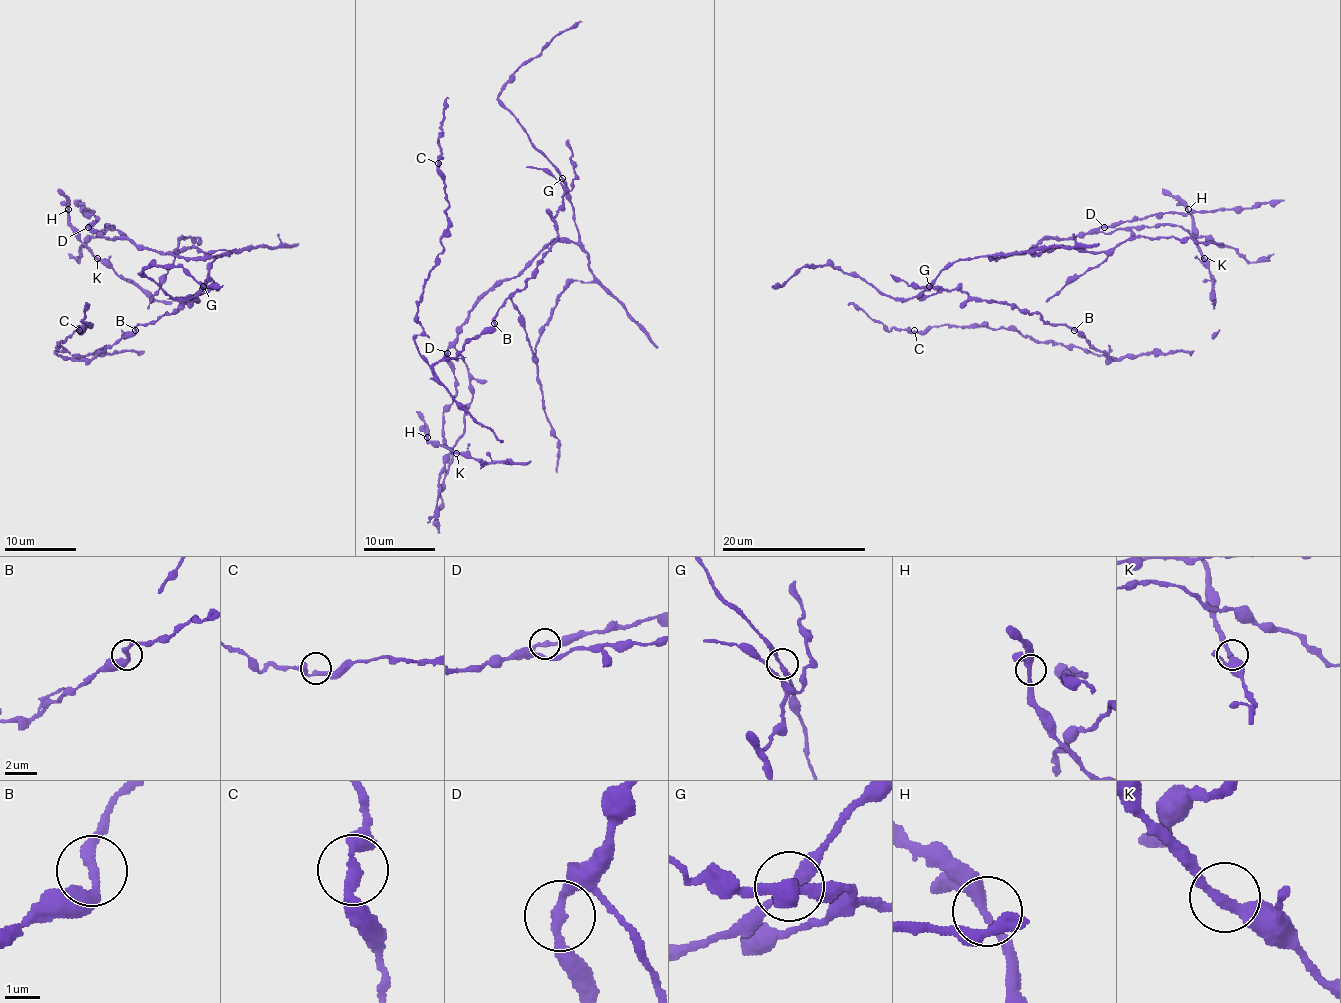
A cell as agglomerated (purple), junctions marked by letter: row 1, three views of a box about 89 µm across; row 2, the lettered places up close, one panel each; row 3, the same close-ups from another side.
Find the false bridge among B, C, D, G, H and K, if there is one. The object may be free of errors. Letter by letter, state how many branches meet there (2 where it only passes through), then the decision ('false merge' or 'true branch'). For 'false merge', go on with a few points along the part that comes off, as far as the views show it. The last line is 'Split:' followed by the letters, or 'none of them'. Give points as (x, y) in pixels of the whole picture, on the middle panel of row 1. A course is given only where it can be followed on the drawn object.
B: branches 2; true branch
C: branches 2; true branch
D: branches 2; true branch
G: branches 2; true branch
H: branches 2; true branch
K: branches 2; true branch
Split: none of them

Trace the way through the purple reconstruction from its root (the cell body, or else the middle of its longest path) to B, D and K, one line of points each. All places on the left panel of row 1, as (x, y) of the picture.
B: (203, 290), (194, 295), (198, 301), (185, 303), (171, 313), (160, 315), (148, 324), (139, 324), (135, 330)
D: (203, 290), (193, 295), (220, 256), (160, 254), (128, 240), (104, 238), (88, 227)
K: (203, 290), (193, 295), (220, 256), (139, 249), (95, 232), (113, 227), (104, 225), (85, 243), (97, 258)

